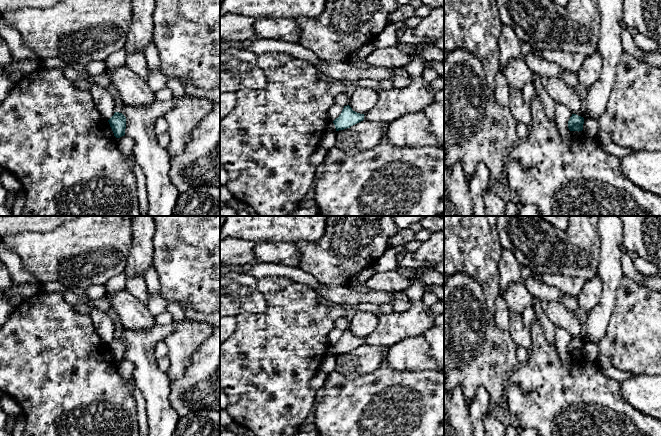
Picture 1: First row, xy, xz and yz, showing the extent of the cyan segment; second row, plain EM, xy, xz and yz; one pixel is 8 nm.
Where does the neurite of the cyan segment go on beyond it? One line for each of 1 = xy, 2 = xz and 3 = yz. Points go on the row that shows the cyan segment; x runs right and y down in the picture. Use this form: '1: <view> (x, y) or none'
1: none
2: none
3: none

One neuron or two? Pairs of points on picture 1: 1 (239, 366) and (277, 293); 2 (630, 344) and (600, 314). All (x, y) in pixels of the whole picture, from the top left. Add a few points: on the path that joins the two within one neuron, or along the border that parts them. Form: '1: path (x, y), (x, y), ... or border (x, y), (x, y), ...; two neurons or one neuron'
1: path (257, 348), (277, 328), (277, 311); one neuron
2: border (615, 300), (606, 334), (598, 343); two neurons

